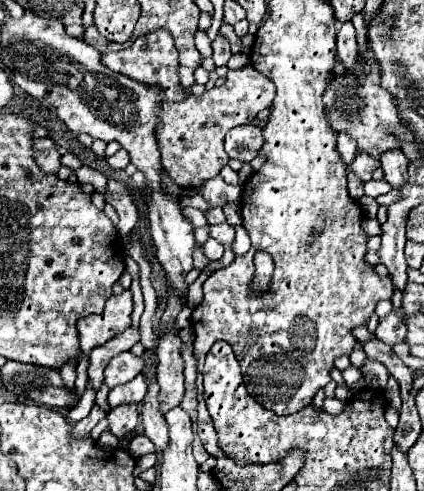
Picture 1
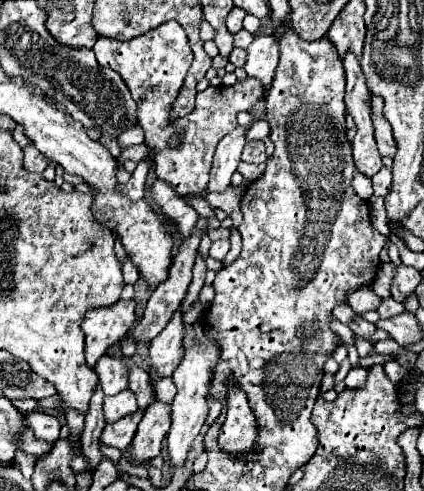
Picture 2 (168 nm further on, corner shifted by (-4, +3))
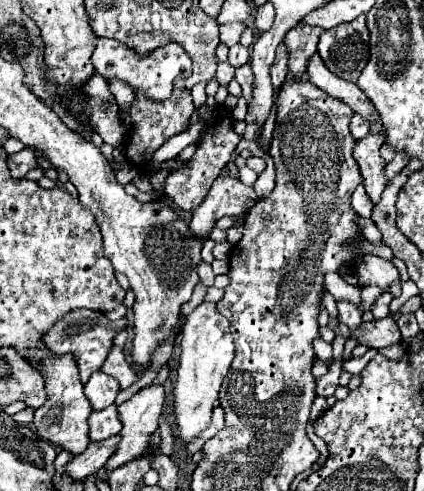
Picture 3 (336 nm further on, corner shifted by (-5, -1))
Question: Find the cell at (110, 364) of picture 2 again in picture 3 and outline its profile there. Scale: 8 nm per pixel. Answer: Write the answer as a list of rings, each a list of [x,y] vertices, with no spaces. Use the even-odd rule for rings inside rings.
[[[95,371],[91,375],[91,379],[85,383],[83,391],[85,391],[87,399],[91,401],[91,409],[99,411],[99,409],[113,405],[115,397],[119,393],[119,381],[115,381],[113,377],[109,377],[101,371]]]

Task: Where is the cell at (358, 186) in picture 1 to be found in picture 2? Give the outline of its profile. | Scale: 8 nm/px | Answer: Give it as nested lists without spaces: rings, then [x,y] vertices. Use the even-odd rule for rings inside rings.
[[[356,173],[354,179],[352,179],[352,187],[354,187],[354,191],[356,191],[356,195],[360,199],[368,201],[372,197],[372,181],[370,181],[370,177],[366,177],[362,173]]]

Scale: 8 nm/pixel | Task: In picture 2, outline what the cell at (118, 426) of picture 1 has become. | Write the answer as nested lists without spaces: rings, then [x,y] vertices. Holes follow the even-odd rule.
[[[134,411],[126,417],[122,417],[122,421],[114,421],[114,423],[108,423],[102,431],[102,443],[104,445],[110,445],[110,447],[116,447],[120,451],[126,451],[130,447],[130,441],[134,439],[134,433],[138,429],[138,423],[142,419],[142,411]]]

